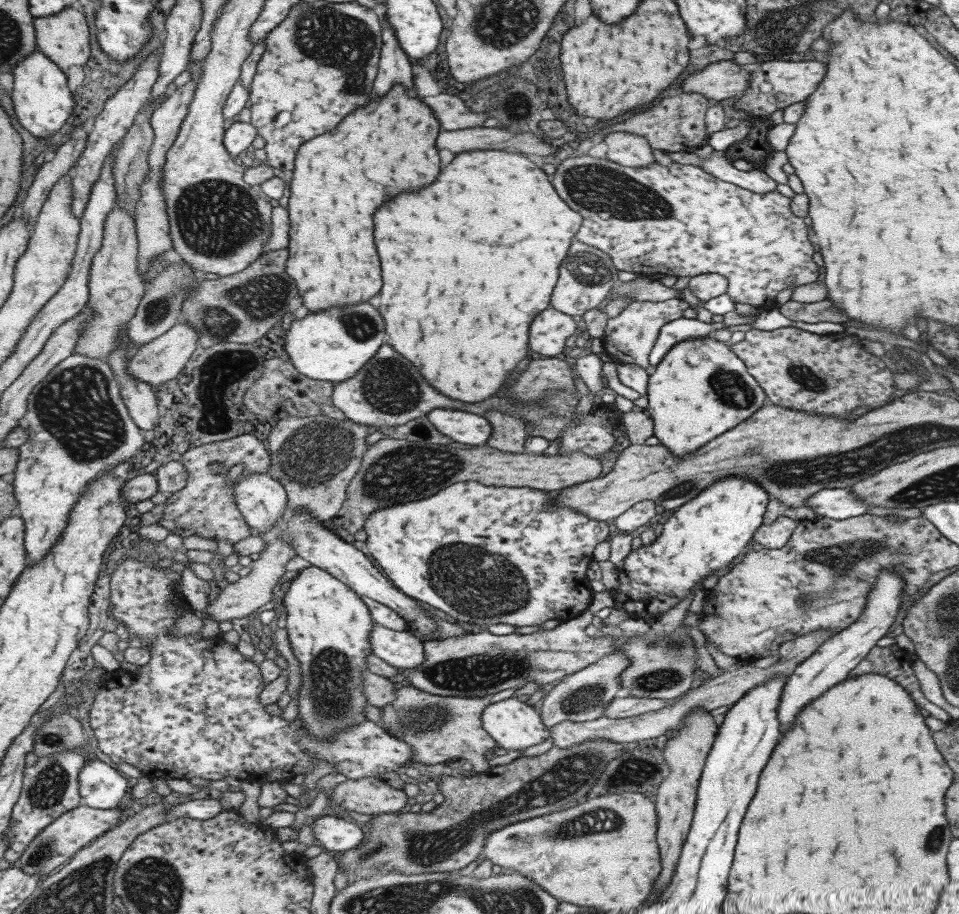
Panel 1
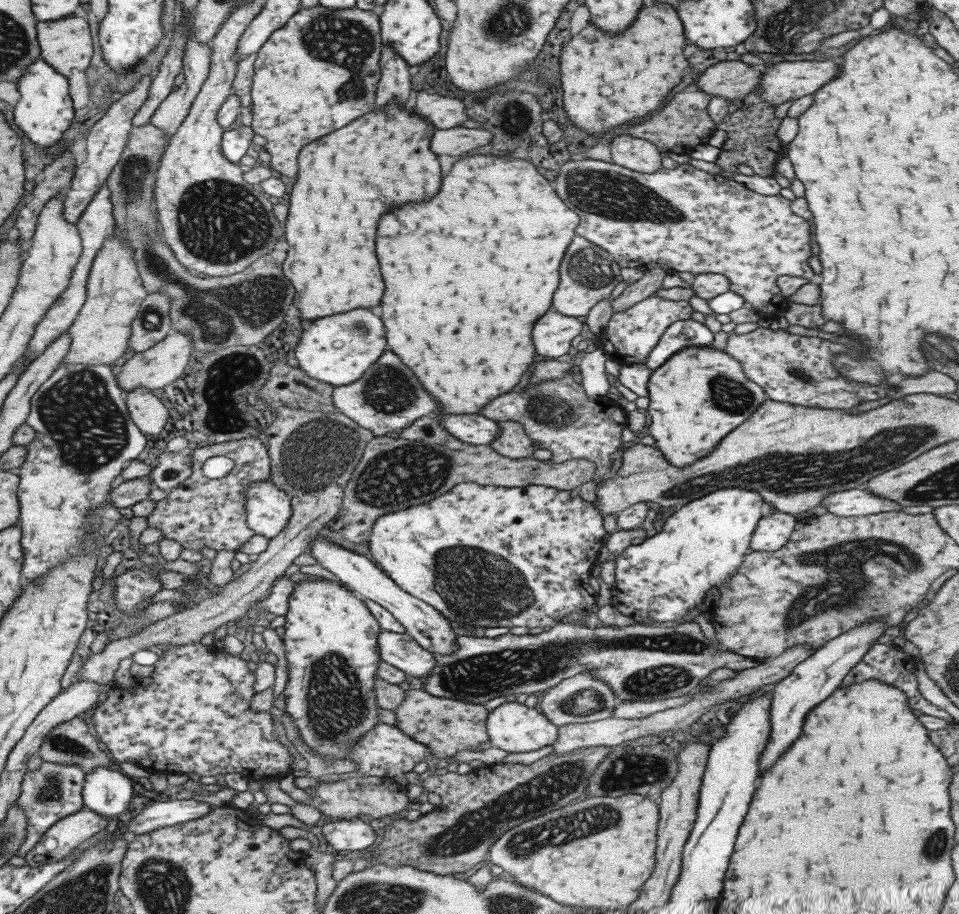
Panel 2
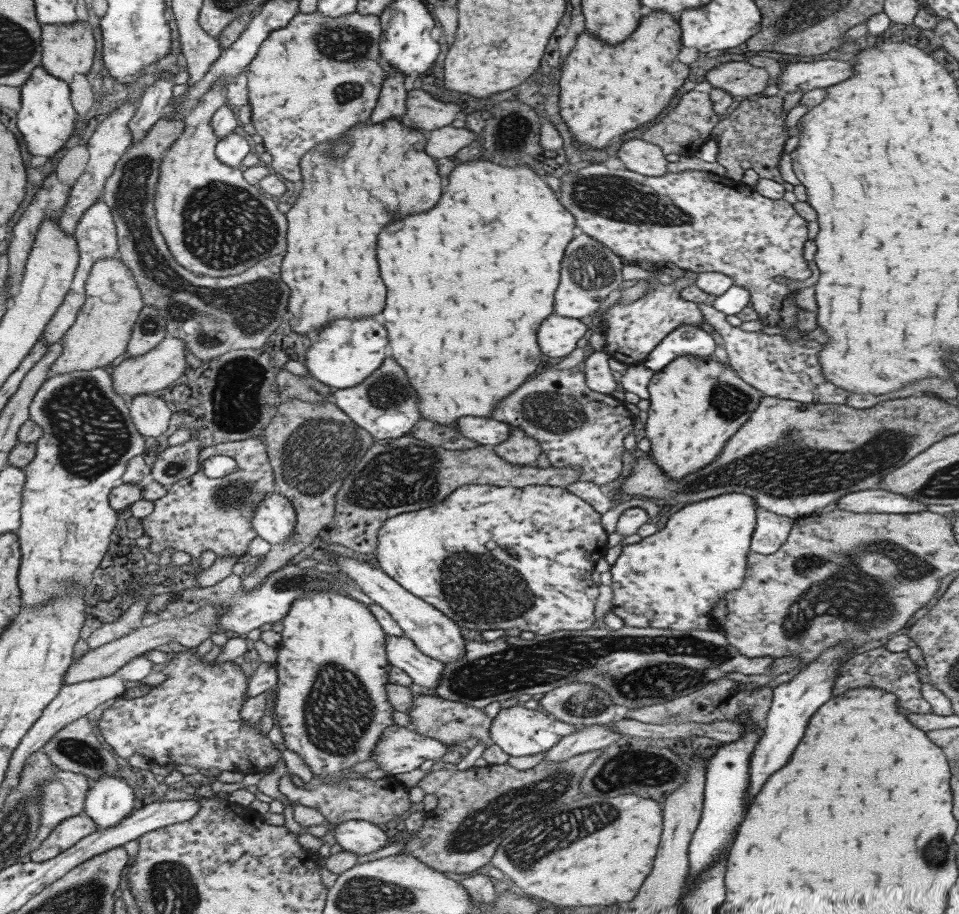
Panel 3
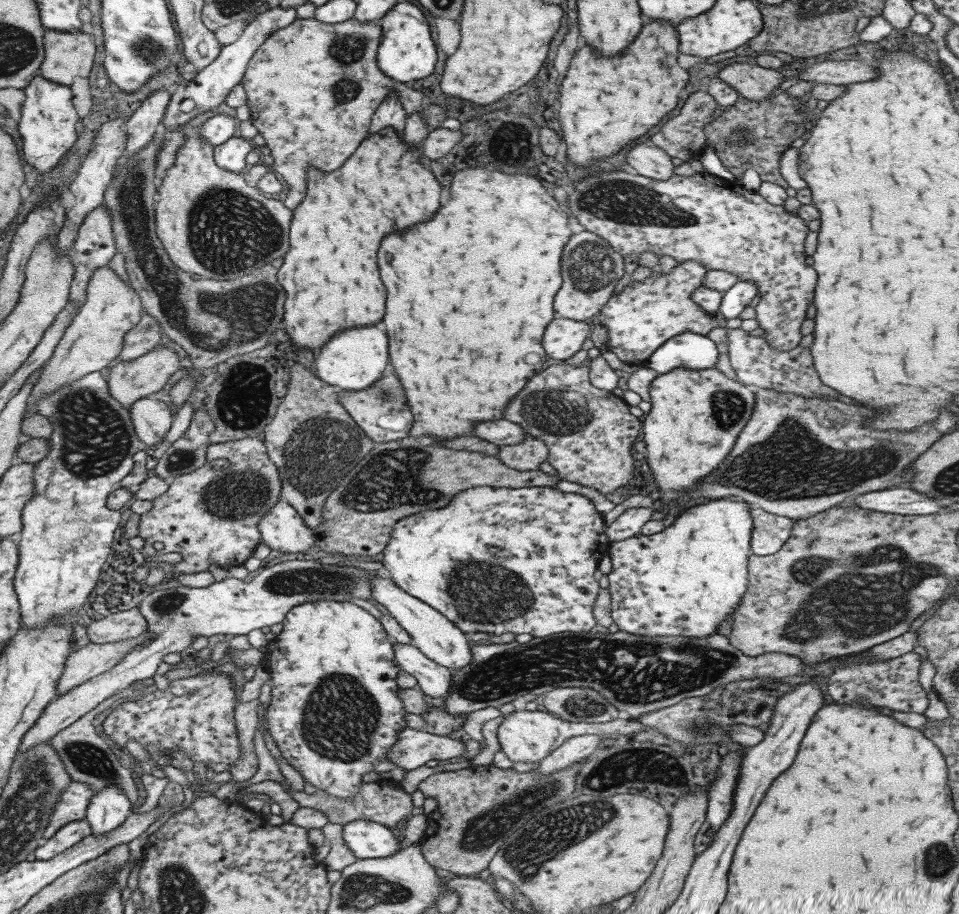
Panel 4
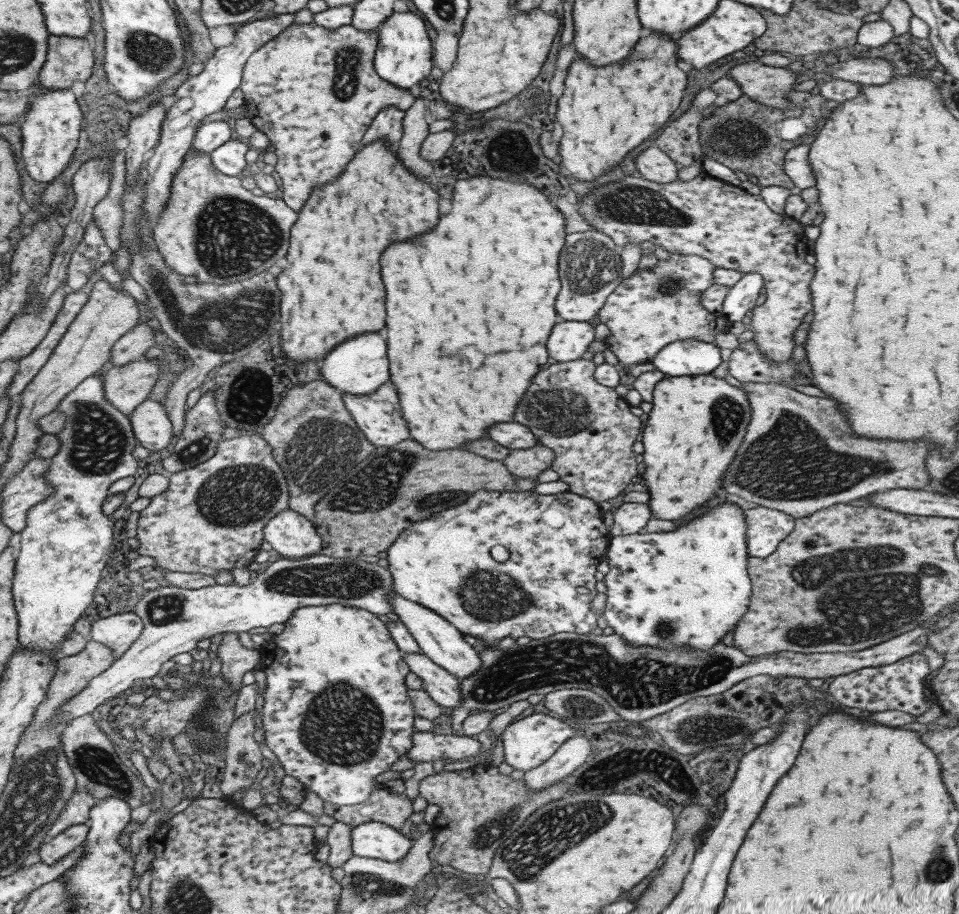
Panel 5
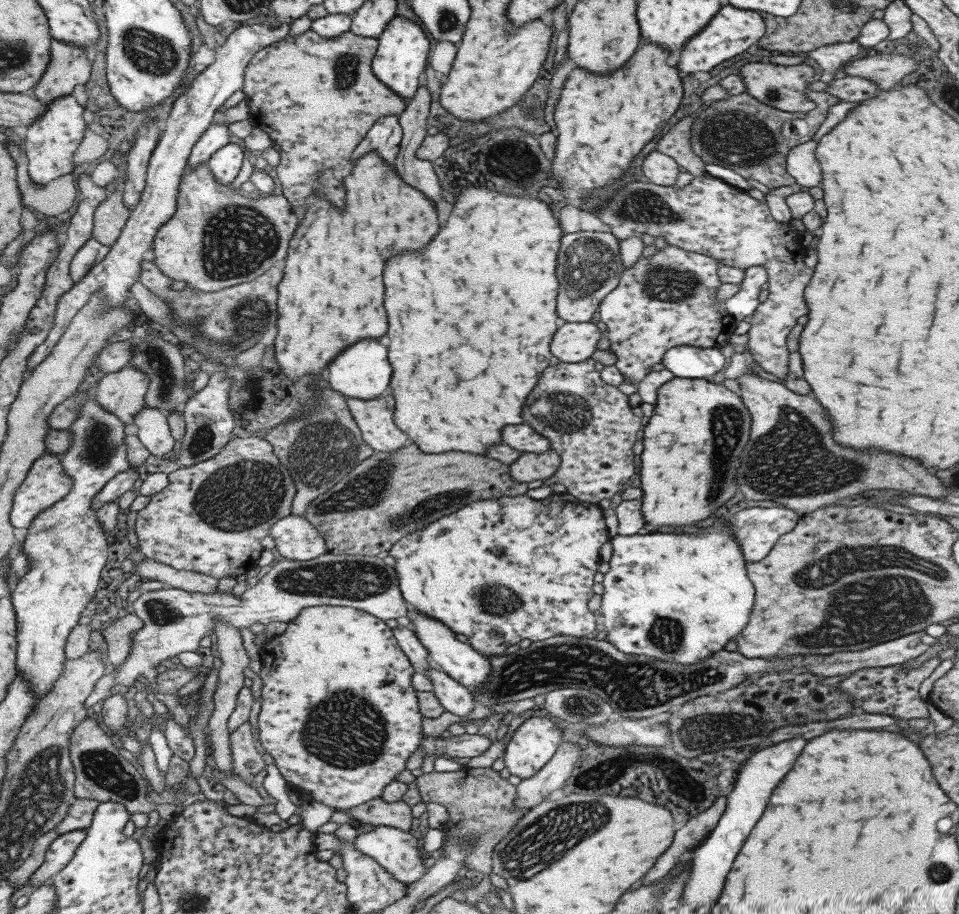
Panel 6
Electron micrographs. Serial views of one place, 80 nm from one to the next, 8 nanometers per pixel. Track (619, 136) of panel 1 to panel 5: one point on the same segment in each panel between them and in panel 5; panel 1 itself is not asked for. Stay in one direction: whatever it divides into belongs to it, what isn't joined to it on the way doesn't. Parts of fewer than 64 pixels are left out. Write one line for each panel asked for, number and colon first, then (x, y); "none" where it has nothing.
2: (637, 154)
3: (639, 156)
4: (646, 159)
5: (652, 164)

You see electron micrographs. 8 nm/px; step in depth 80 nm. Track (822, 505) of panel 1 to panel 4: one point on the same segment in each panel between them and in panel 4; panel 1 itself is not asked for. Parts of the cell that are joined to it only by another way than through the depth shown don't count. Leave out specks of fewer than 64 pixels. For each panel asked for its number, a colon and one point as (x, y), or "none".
2: (855, 502)
3: (874, 500)
4: (901, 500)

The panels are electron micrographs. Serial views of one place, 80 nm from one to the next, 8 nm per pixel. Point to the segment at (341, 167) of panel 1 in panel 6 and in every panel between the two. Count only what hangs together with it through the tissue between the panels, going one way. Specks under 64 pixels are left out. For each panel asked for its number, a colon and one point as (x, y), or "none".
2: (333, 204)
3: (329, 265)
4: (328, 274)
5: (330, 289)
6: (336, 258)

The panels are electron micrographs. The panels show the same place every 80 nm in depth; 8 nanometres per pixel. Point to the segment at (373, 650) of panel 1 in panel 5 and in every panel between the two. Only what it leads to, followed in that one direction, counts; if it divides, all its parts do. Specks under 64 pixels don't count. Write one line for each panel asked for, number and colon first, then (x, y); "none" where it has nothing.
2: (399, 650)
3: (401, 653)
4: (432, 679)
5: (443, 688)

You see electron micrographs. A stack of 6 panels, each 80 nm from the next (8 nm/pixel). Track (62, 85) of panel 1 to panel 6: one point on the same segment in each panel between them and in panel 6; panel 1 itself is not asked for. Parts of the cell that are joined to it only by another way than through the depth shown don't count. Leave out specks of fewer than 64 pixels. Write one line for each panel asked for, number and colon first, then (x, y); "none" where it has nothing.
2: (44, 110)
3: (45, 119)
4: (46, 124)
5: (50, 130)
6: (50, 142)

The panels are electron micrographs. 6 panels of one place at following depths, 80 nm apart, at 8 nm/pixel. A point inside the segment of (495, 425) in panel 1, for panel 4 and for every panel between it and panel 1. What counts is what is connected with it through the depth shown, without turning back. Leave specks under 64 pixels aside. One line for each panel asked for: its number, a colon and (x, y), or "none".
2: (511, 441)
3: (518, 449)
4: (526, 455)

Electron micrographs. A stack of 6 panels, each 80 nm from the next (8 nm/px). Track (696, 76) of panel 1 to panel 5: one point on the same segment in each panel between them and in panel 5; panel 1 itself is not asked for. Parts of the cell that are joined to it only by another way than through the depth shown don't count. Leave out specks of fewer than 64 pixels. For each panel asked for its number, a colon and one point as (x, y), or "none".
2: (732, 79)
3: (736, 78)
4: (752, 82)
5: (769, 86)

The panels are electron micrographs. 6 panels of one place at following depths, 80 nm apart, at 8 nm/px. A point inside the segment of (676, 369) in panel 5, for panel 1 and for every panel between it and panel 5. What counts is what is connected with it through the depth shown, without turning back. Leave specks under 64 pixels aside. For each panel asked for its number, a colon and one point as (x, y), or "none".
1: (681, 328)
2: (680, 334)
3: (686, 340)
4: (695, 351)

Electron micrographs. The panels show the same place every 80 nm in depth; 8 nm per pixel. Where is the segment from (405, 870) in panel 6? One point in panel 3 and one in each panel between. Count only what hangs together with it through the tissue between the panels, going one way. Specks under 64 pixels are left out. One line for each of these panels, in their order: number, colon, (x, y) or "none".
3: (359, 837)
4: (365, 839)
5: (376, 840)

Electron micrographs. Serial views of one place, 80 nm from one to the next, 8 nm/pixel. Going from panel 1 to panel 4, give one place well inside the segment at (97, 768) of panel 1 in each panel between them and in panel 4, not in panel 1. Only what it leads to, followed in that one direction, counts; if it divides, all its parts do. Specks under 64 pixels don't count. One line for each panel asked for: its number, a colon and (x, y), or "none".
2: (107, 791)
3: (108, 800)
4: (108, 807)

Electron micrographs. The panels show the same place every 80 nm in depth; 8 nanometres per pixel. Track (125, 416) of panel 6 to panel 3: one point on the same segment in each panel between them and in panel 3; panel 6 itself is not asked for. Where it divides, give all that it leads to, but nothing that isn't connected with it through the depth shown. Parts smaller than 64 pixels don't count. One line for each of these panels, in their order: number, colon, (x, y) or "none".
3: (143, 374)
4: (127, 381)
5: (126, 386)

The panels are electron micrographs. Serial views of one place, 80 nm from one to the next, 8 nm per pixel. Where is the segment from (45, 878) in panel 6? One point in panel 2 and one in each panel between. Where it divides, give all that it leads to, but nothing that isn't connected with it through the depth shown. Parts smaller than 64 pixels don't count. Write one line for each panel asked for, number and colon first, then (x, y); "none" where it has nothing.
2: (63, 835)
3: (67, 833)
4: (70, 833)
5: (56, 847)

